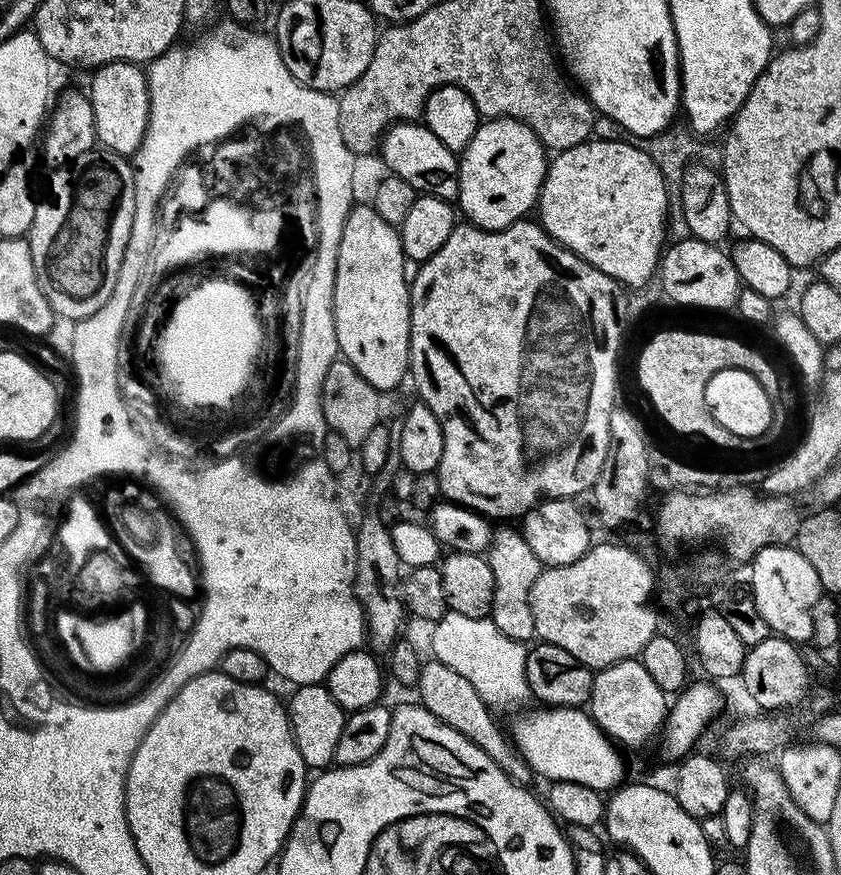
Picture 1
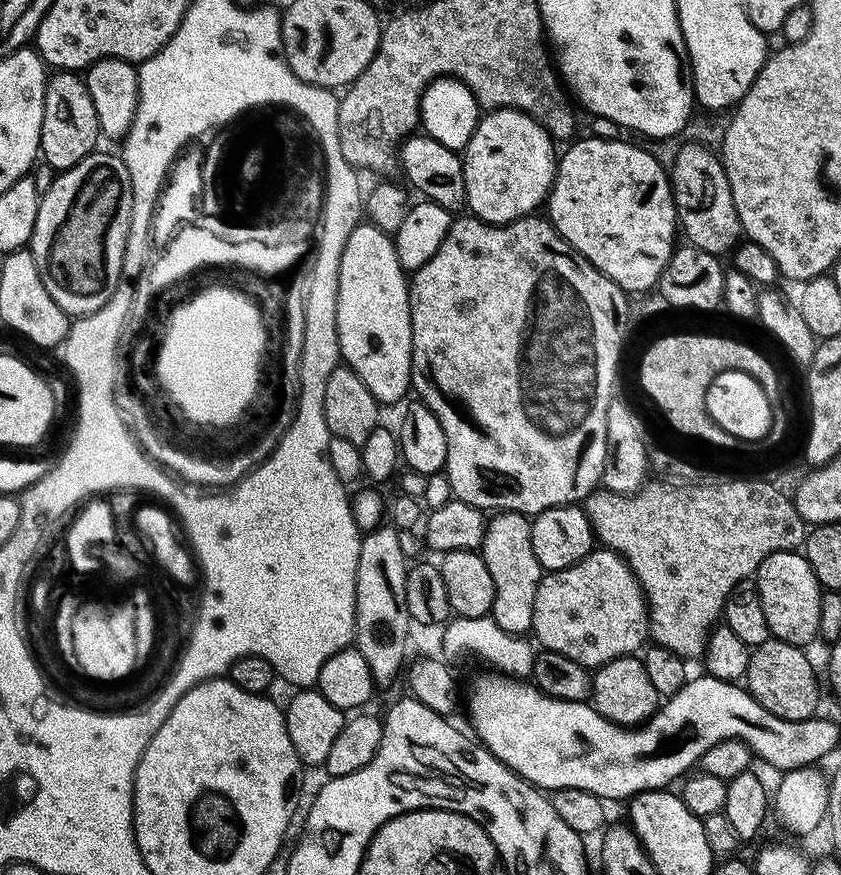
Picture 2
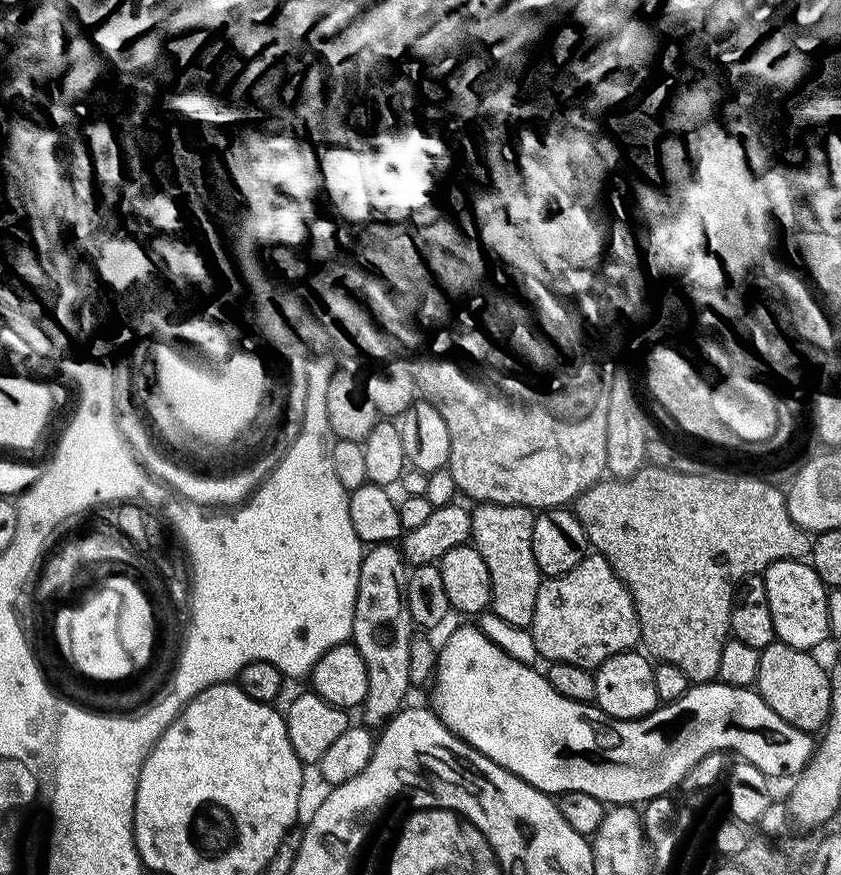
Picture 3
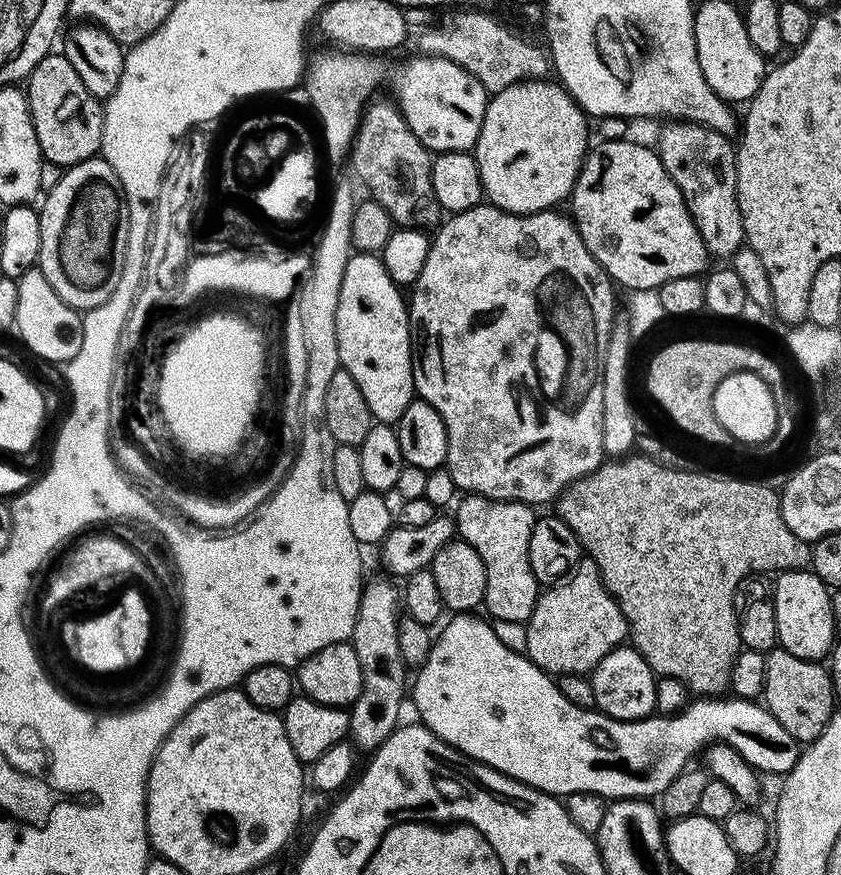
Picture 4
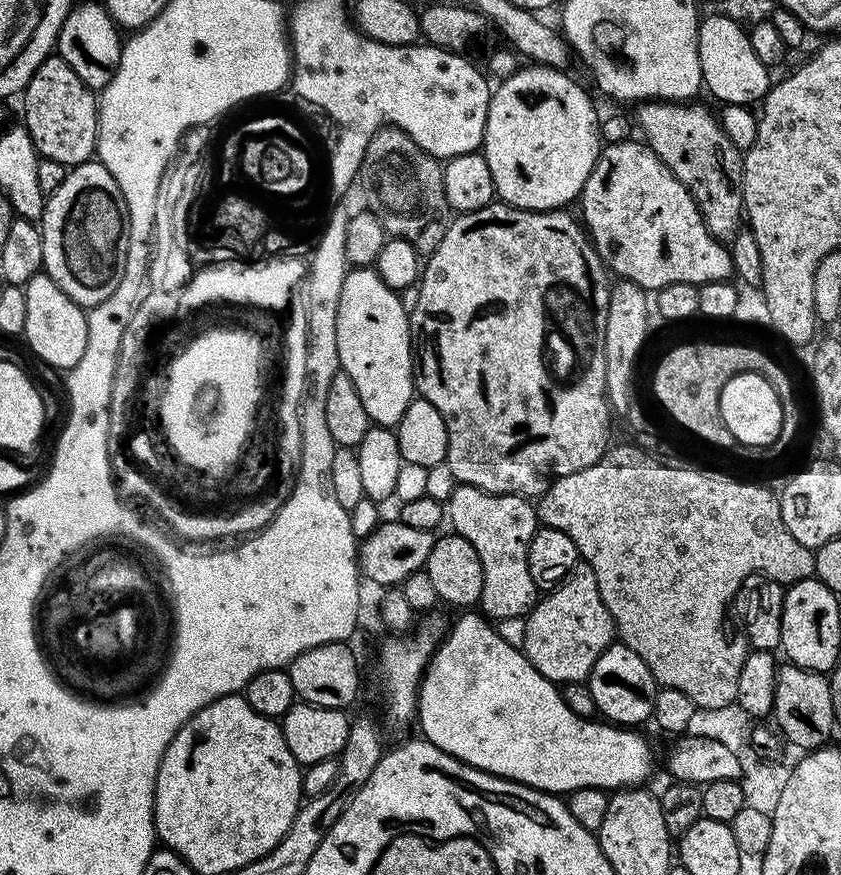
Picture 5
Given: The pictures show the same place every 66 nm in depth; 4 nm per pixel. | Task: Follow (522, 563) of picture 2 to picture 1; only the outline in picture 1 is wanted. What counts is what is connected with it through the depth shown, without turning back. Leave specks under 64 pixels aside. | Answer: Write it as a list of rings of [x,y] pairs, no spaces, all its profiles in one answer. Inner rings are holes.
[[[519,527],[504,528],[495,533],[492,545],[488,547],[486,559],[490,570],[494,570],[494,606],[490,619],[506,638],[514,638],[528,642],[536,635],[534,630],[534,614],[530,610],[530,590],[534,590],[534,582],[538,582],[542,571],[540,559],[530,550],[530,542],[526,542],[523,531]]]

